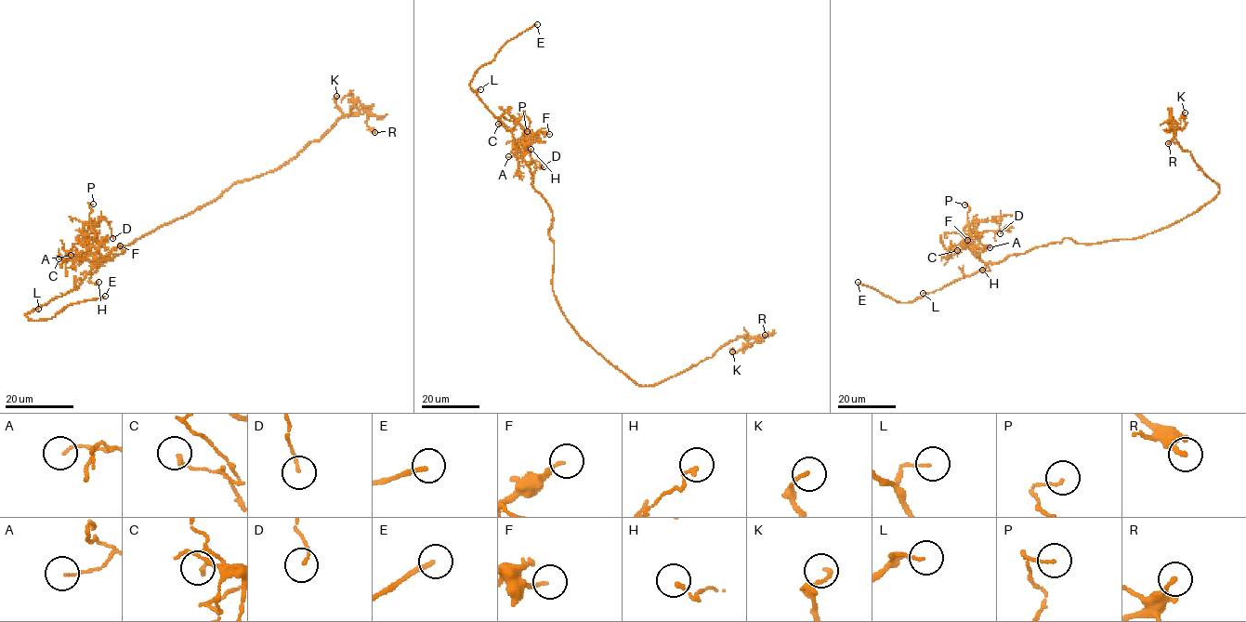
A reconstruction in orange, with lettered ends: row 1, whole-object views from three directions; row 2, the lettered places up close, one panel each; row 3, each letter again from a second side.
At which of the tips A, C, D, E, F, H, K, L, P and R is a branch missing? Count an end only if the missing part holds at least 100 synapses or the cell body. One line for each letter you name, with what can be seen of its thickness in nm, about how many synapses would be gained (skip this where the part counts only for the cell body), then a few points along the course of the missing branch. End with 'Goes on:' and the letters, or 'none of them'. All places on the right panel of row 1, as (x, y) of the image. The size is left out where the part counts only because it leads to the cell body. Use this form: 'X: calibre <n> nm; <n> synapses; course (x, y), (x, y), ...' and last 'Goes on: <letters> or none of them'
E: calibre 190 nm
Goes on: E

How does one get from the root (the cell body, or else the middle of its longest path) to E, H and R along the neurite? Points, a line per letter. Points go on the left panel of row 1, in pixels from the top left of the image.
E: (123, 245), (76, 289), (26, 315), (47, 320), (105, 296)
H: (123, 245), (125, 251), (120, 244), (121, 253), (88, 273), (91, 284), (98, 282)
R: (123, 245), (200, 209), (233, 184), (284, 165), (347, 115), (358, 101), (367, 113), (366, 125), (374, 132)

